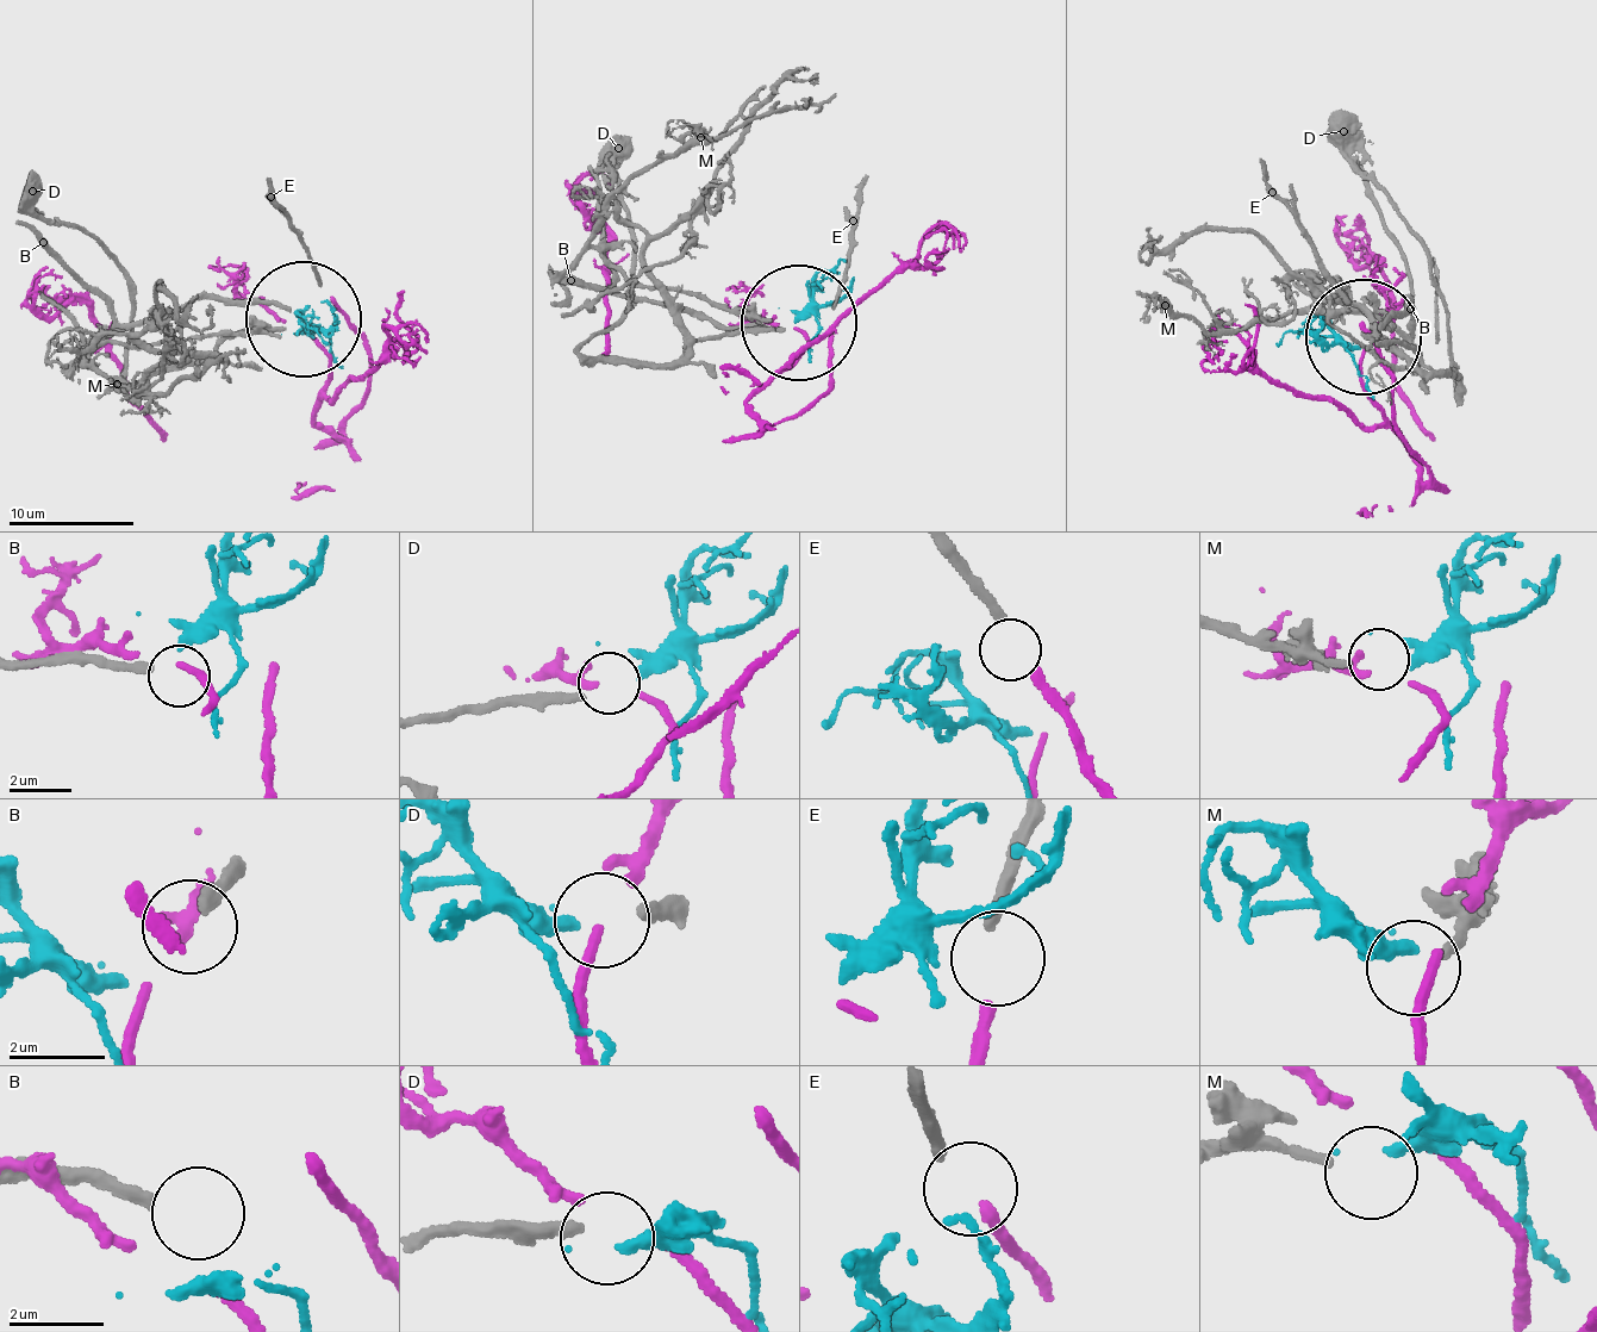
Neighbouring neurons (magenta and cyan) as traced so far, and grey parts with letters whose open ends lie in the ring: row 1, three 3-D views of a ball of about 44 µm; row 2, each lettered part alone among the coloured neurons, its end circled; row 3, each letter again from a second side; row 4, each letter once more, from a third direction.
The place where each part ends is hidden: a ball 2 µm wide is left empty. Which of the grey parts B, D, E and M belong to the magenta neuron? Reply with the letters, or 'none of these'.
E

